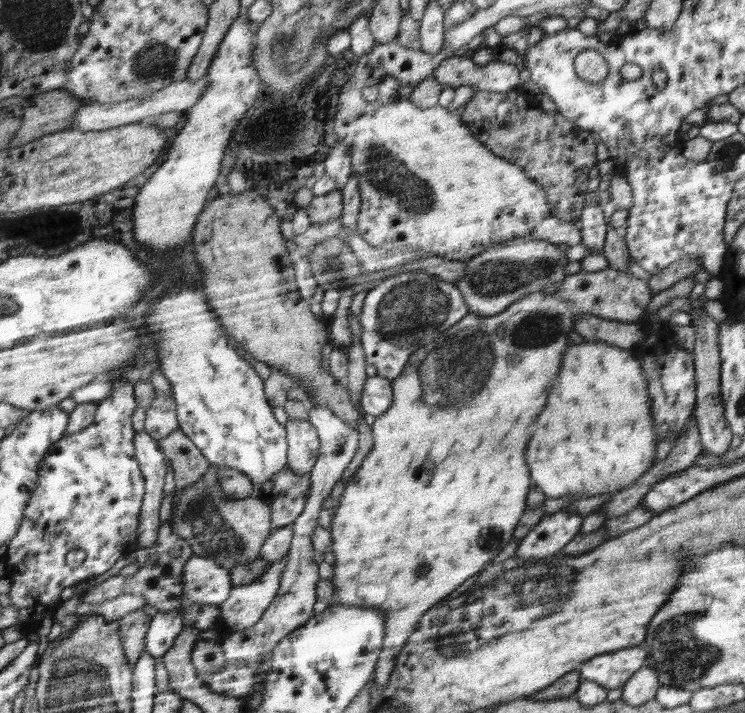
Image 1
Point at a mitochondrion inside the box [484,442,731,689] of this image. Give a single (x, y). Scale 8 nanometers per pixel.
(672, 653)

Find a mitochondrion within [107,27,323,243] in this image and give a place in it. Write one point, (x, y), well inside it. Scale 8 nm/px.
(156, 61)

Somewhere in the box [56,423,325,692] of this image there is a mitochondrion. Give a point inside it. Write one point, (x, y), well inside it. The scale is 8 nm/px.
(206, 523)

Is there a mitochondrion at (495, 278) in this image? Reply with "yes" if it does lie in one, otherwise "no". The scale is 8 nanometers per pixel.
yes

